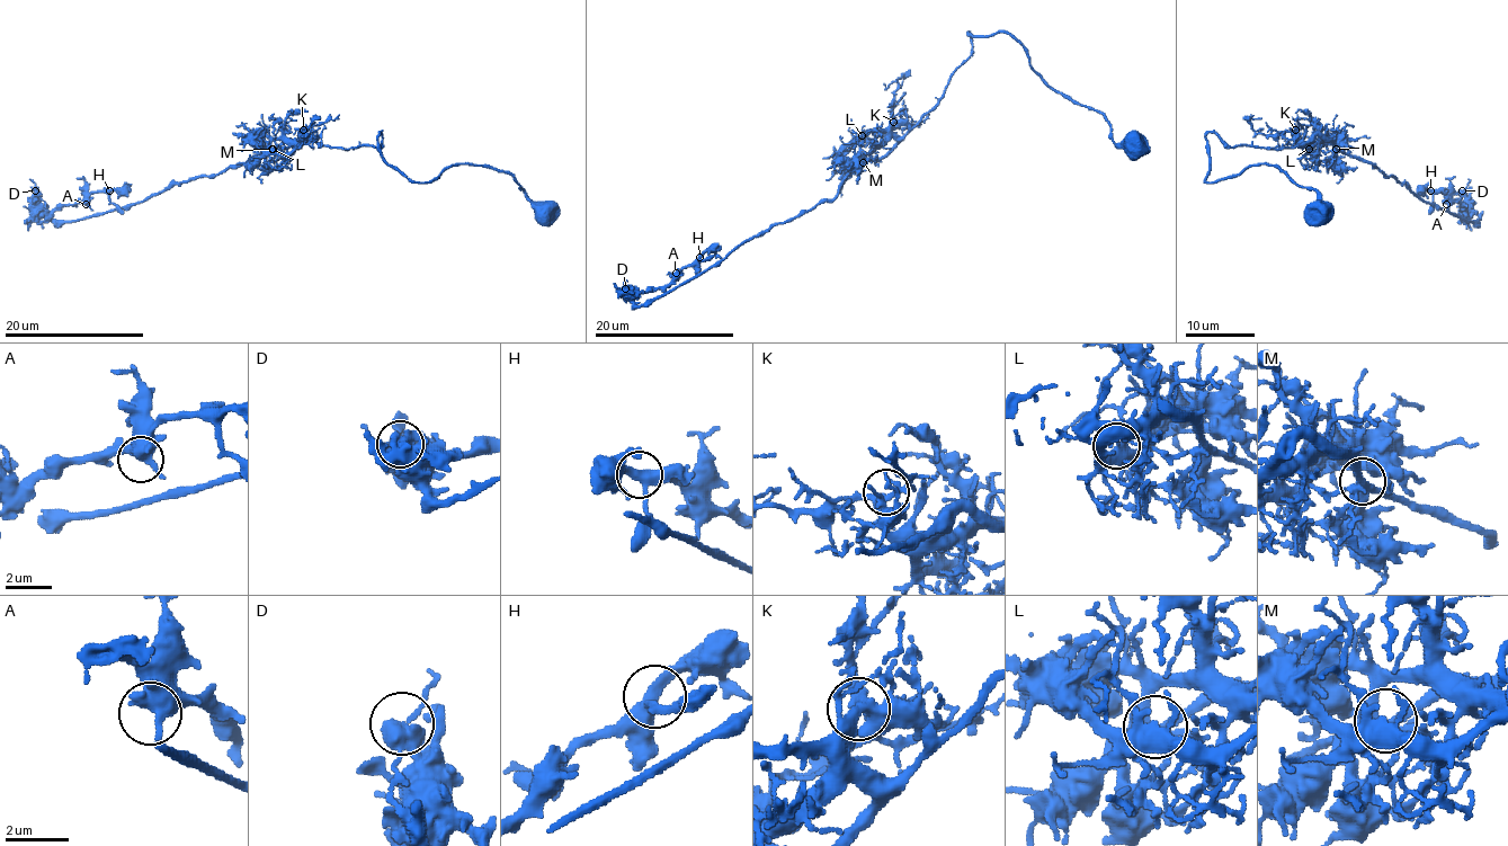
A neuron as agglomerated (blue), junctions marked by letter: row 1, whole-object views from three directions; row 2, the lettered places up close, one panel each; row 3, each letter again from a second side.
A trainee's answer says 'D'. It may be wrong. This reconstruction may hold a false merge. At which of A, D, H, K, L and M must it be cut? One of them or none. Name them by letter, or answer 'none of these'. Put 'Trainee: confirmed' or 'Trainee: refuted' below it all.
none of these
Trainee: refuted

